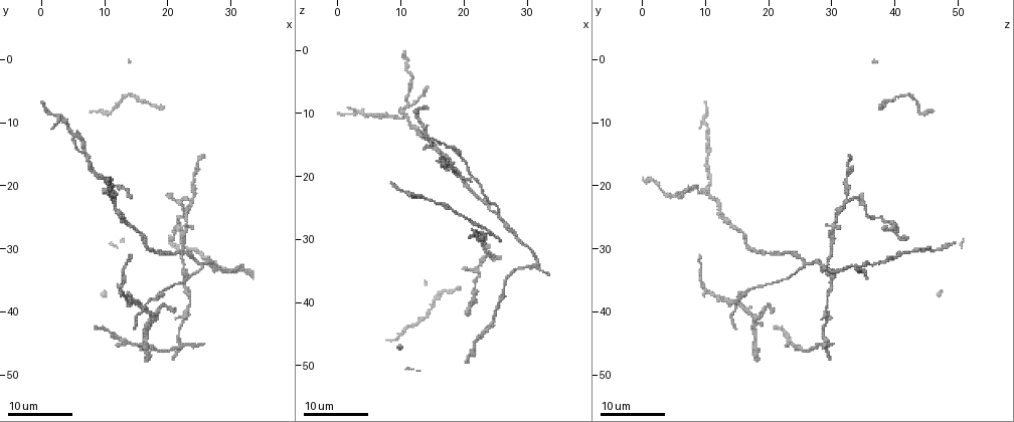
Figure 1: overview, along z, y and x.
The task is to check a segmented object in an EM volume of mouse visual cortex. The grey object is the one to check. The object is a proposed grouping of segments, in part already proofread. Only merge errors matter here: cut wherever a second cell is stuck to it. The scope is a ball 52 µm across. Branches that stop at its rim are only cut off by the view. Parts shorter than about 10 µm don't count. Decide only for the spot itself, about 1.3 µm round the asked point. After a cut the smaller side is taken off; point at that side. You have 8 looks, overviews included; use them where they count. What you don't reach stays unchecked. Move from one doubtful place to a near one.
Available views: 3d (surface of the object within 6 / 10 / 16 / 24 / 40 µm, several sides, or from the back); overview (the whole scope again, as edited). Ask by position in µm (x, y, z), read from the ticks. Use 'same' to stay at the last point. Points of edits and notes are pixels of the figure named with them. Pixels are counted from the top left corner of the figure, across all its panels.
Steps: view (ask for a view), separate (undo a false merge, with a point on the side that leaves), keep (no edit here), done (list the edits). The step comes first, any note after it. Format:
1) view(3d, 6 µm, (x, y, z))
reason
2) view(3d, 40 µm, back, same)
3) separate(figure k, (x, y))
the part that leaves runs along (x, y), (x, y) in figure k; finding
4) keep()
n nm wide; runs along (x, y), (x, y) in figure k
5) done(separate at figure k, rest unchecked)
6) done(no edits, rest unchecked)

view(3d, 16 µm, (24.5, 16.0, 32.5))
a narrow waist

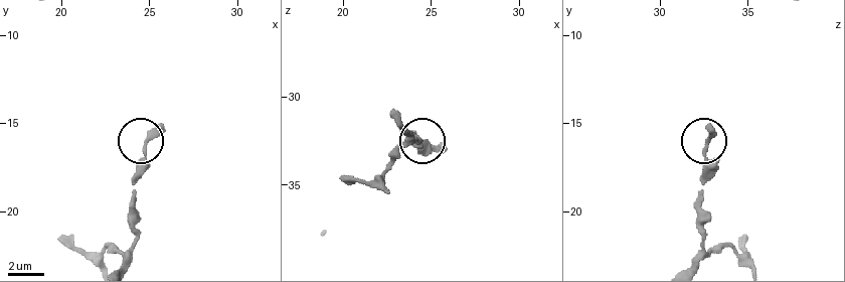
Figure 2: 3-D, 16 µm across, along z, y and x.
view(3d, 10 µm, (24.9, 16.5, 32.6))
zoom in

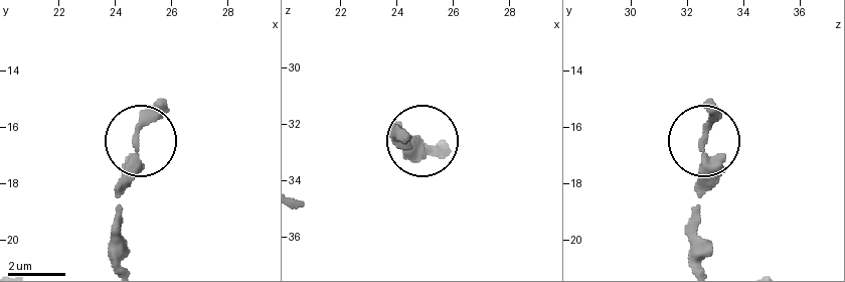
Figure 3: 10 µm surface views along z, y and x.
keep()
220 nm wide; runs along (697, 260), (705, 140) in figure 3; continuous, no second cell

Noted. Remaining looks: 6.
view(3d, 24 µm, (24.0, 22.5, 32.5))
side arm on a straight run

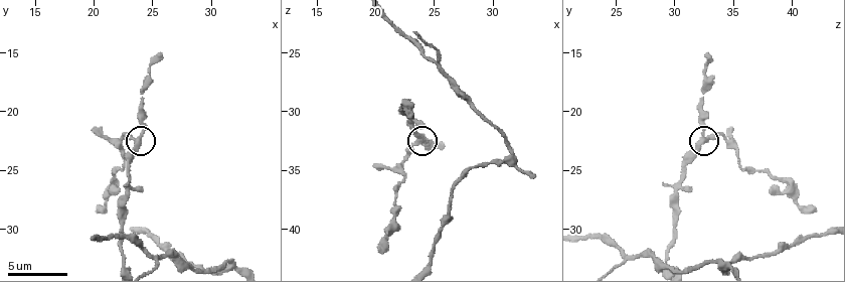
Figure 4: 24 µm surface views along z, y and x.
view(3d, 10 µm, (24.0, 22.2, 32.6))

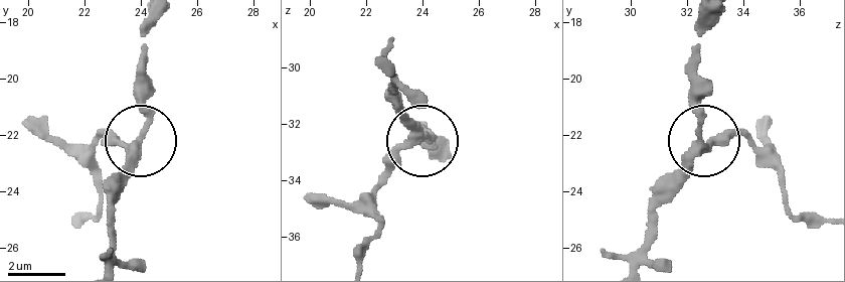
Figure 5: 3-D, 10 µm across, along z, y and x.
keep()
all the same cell

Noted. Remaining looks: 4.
view(3d, 16 µm, (25.2, 32.6, 25.8))
three arms meet

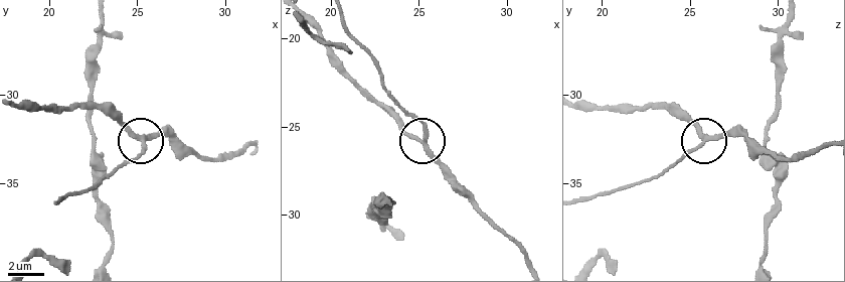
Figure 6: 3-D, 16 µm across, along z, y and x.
view(3d, 16 µm, back, (25.1, 32.5, 25.7))

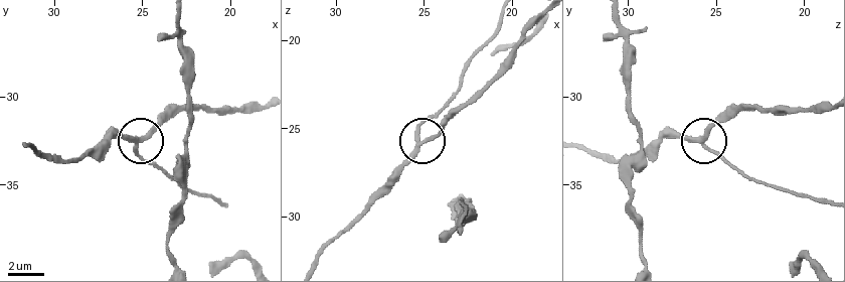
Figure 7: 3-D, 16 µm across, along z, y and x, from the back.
keep()
3 arms; runs along (28, 145), (73, 159), (114, 136), (145, 136), (171, 106) in figure 7; all the same cell

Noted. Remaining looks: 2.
view(3d, 10 µm, (26.2, 32.2, 37.8))
sudden change in width

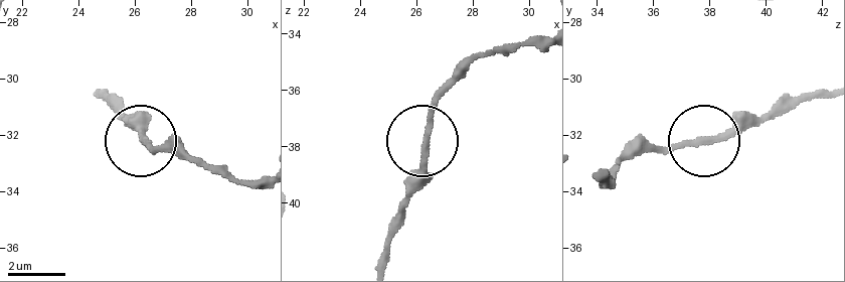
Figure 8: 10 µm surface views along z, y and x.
keep()
220 nm wide; runs along (461, 77), (437, 104), (427, 168), (405, 217) in figure 8; all the same cell

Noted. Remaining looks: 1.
done(no edits, rest unchecked)

